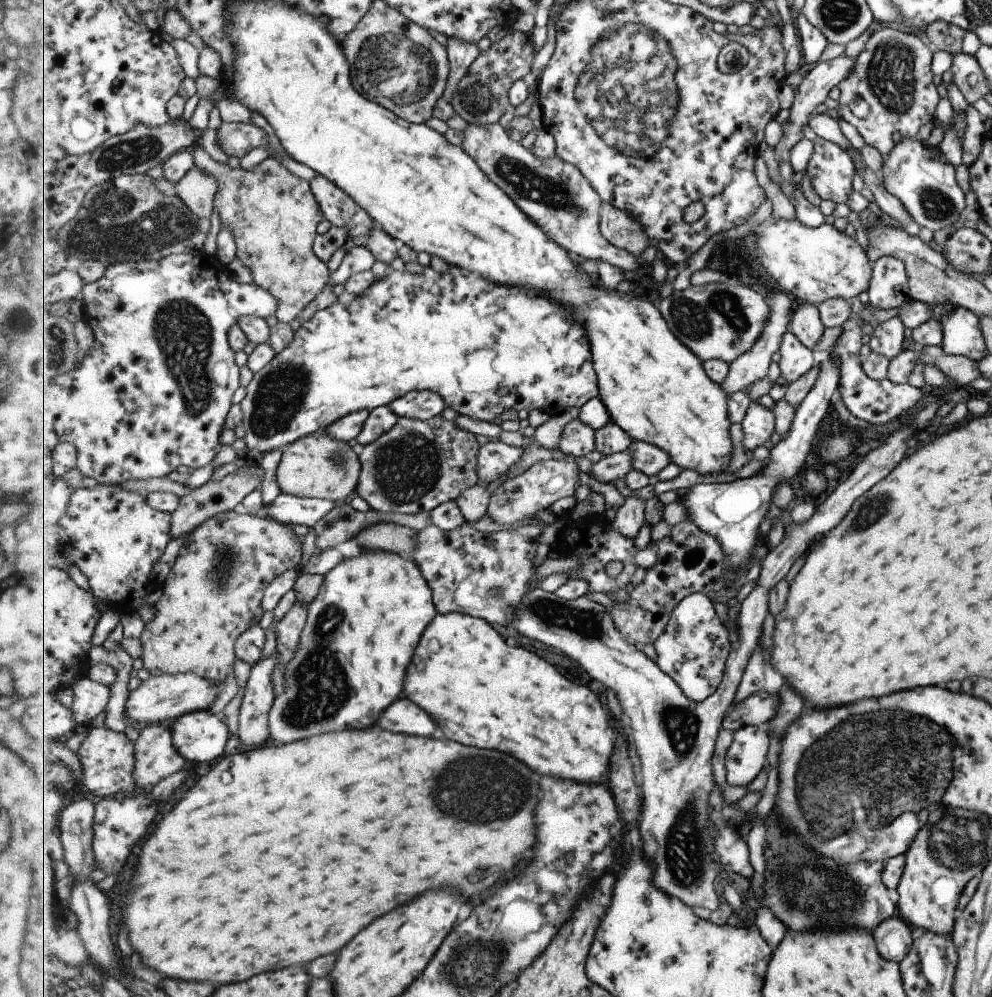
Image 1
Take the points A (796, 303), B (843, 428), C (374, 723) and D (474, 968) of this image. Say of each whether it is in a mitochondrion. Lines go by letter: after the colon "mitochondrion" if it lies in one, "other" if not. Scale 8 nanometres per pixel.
A: other
B: other
C: other
D: mitochondrion

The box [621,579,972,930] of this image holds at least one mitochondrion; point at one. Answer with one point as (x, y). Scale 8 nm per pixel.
(826, 773)

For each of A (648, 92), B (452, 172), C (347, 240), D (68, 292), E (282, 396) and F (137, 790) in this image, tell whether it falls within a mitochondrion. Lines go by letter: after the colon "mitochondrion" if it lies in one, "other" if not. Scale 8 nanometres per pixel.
A: mitochondrion
B: other
C: other
D: other
E: mitochondrion
F: other

